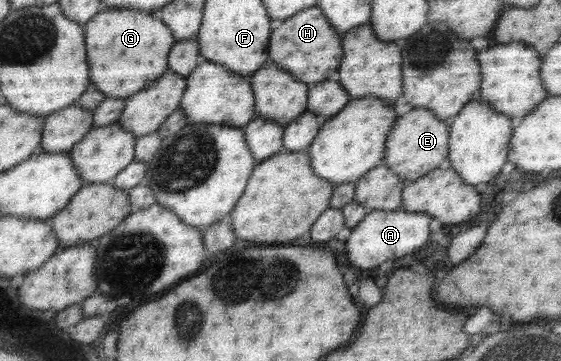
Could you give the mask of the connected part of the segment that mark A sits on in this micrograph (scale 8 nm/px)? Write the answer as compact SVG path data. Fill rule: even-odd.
M401 209L394 211L370 211L352 228L349 238L340 246L347 246L347 258L353 266L375 268L385 260L395 260L407 256L421 248L429 238L429 224L432 216L422 212L407 212Z

